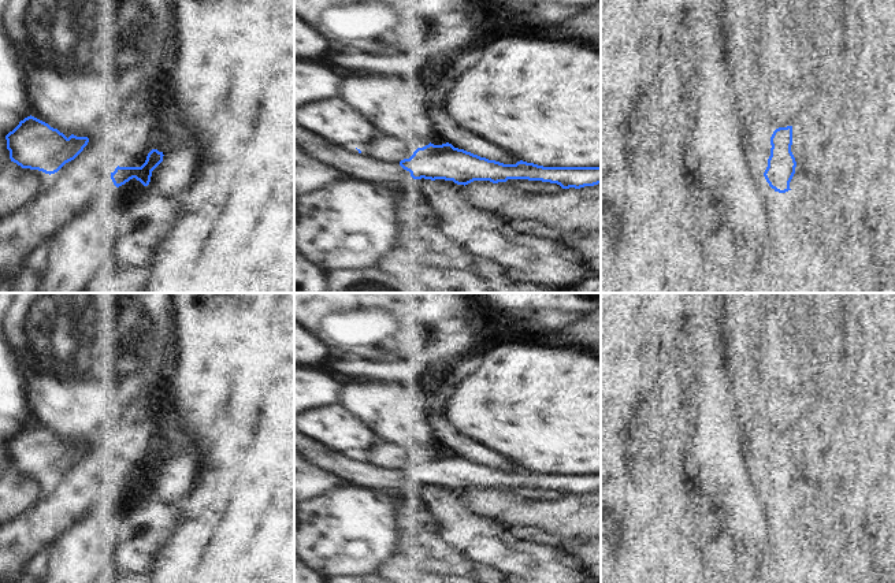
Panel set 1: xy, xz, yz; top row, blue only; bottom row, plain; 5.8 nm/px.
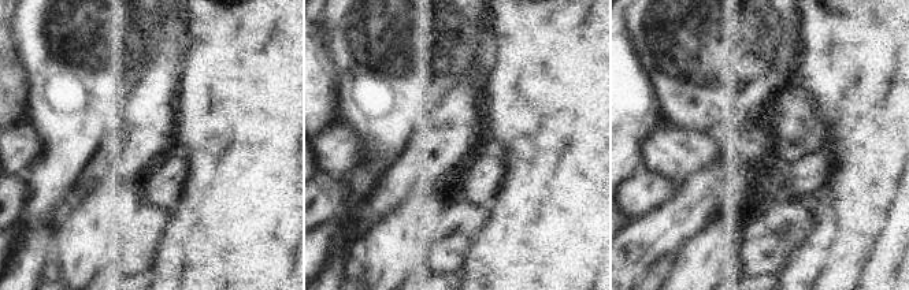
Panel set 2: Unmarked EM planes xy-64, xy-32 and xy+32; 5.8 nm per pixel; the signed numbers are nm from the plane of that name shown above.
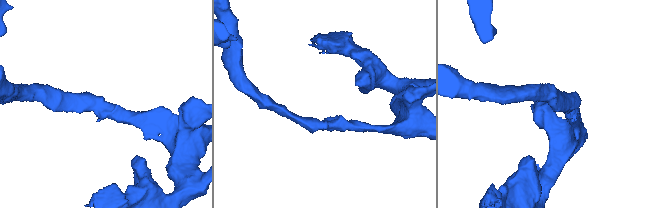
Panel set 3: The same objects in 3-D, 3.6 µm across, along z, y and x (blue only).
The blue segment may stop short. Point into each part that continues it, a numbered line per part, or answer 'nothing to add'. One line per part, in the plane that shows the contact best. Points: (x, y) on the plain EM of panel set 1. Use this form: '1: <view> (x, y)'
nothing to add

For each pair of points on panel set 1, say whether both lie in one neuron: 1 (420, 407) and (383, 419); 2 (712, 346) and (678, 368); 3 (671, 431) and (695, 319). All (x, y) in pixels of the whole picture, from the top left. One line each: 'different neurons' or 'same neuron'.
1: different neurons
2: different neurons
3: different neurons

